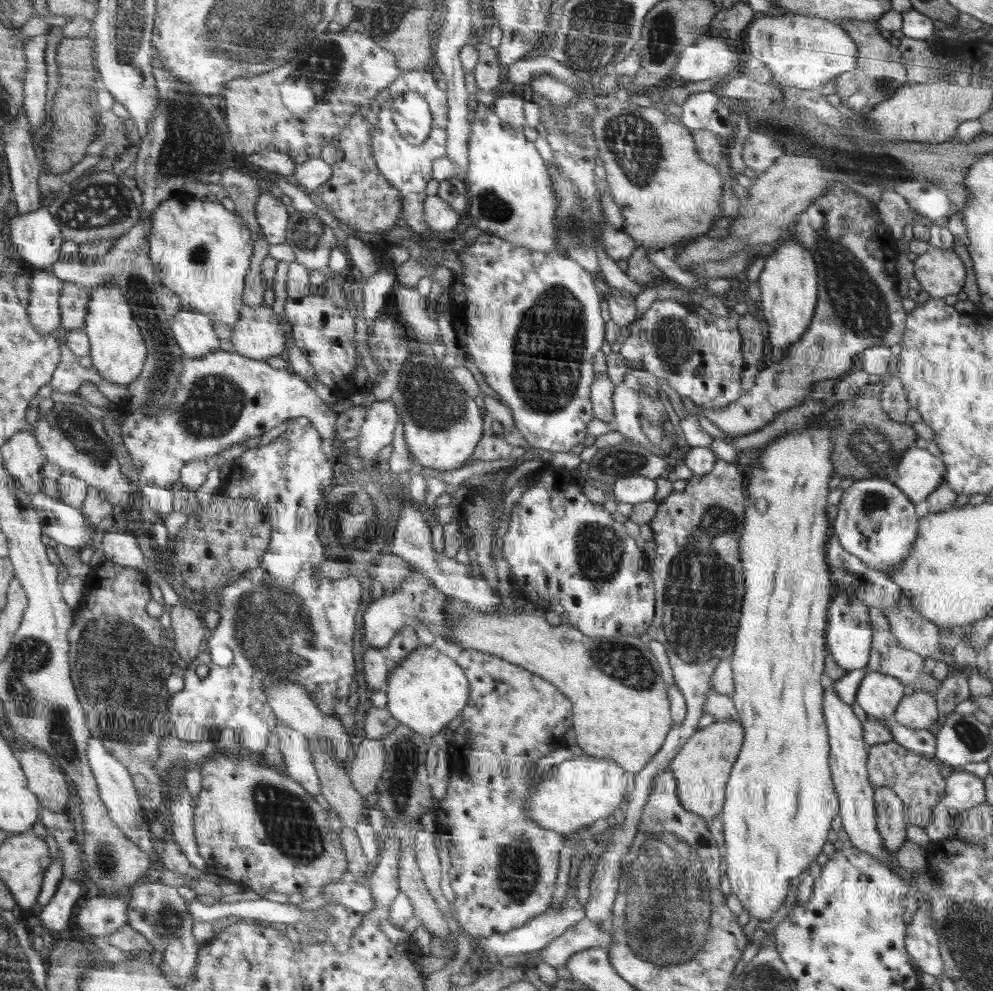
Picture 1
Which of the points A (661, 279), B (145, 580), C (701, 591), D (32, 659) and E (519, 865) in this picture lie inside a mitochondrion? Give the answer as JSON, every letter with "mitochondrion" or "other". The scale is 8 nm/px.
{"A":"other","B":"other","C":"mitochondrion","D":"mitochondrion","E":"mitochondrion"}

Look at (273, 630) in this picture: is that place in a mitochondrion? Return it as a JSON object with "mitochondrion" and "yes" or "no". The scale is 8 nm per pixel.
{"mitochondrion":"yes"}

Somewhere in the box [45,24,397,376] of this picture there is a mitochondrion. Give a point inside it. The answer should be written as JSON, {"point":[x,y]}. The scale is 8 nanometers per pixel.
{"point":[179,157]}

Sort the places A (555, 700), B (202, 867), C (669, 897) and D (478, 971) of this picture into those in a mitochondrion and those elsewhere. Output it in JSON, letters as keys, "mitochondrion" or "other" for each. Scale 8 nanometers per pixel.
{"A":"other","B":"other","C":"mitochondrion","D":"other"}

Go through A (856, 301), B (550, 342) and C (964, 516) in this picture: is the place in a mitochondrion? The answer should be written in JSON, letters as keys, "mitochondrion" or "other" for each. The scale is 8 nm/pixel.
{"A":"mitochondrion","B":"mitochondrion","C":"other"}

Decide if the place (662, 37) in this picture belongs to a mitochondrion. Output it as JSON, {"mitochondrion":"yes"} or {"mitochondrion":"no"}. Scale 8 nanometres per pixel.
{"mitochondrion":"yes"}

